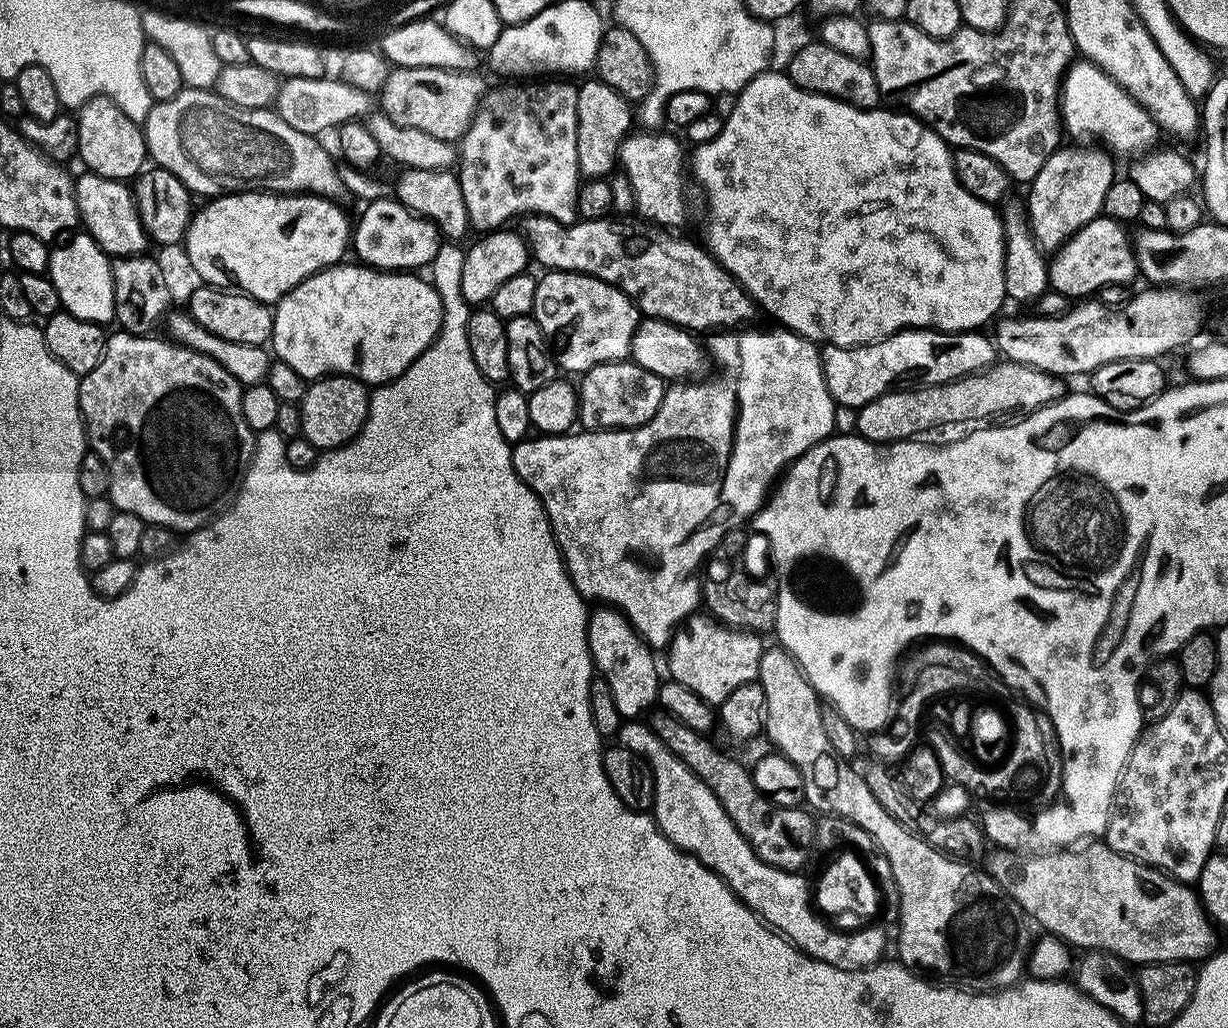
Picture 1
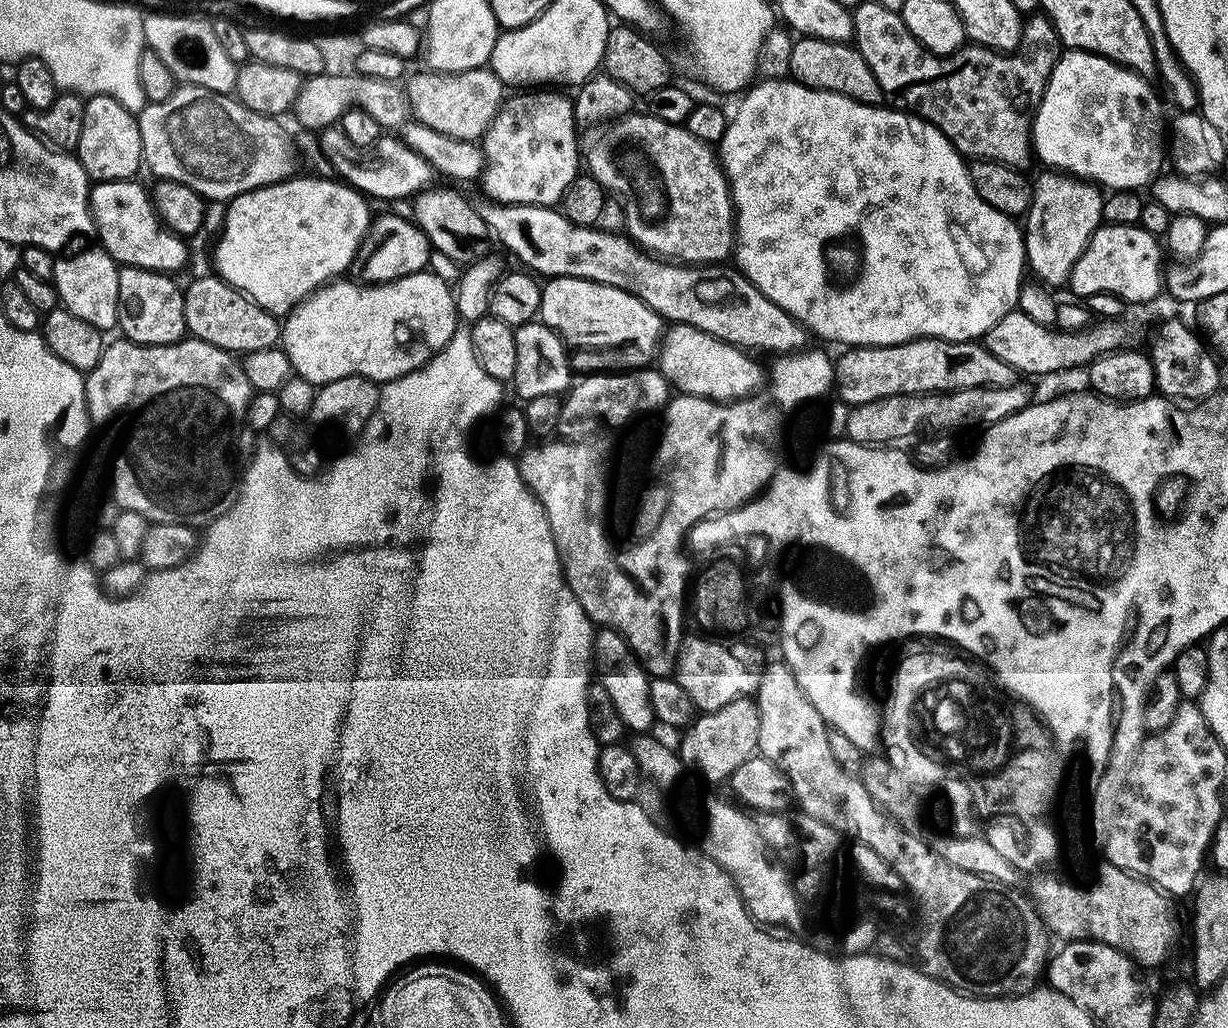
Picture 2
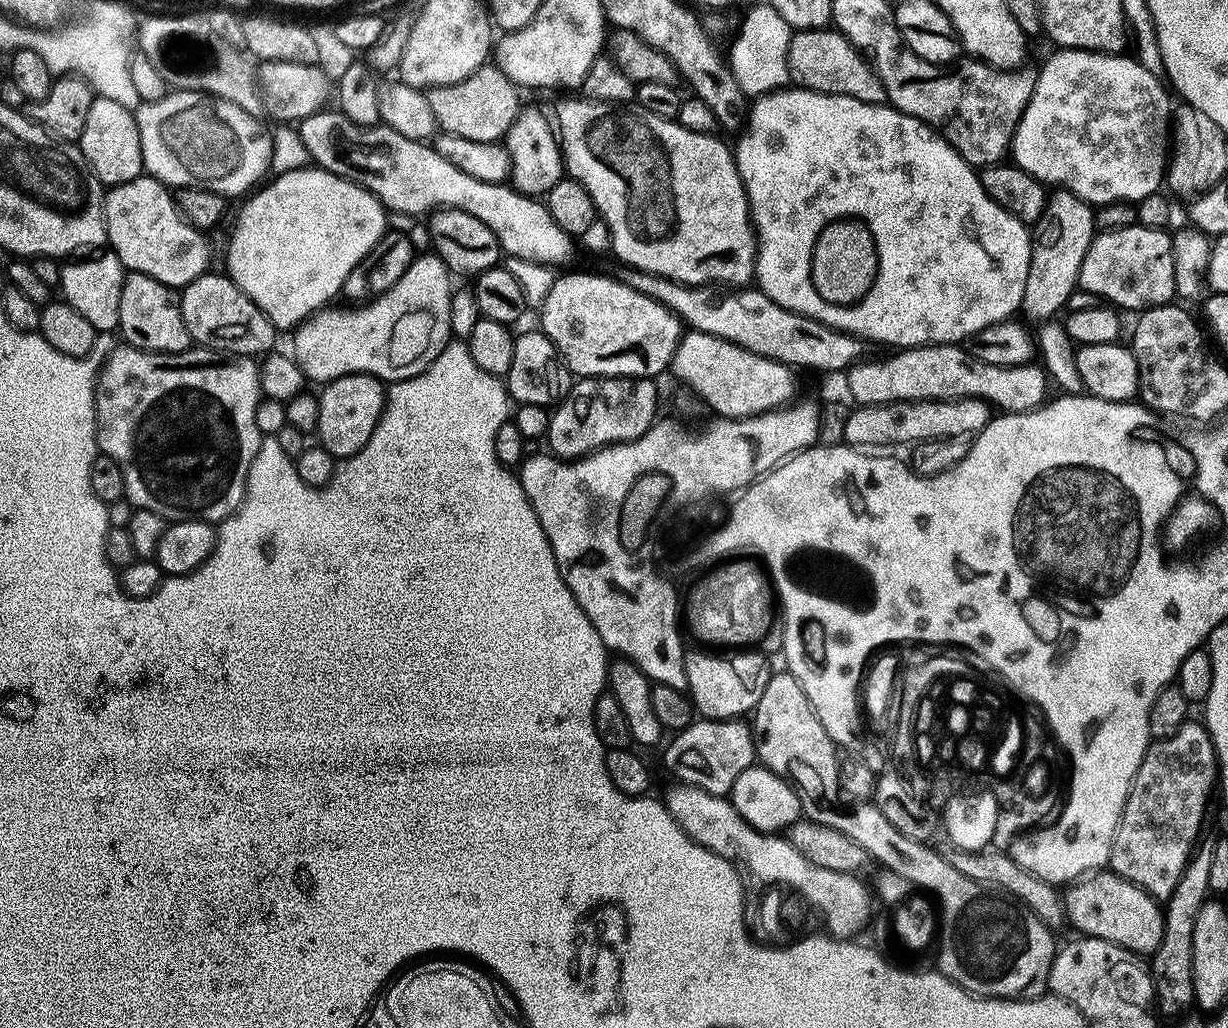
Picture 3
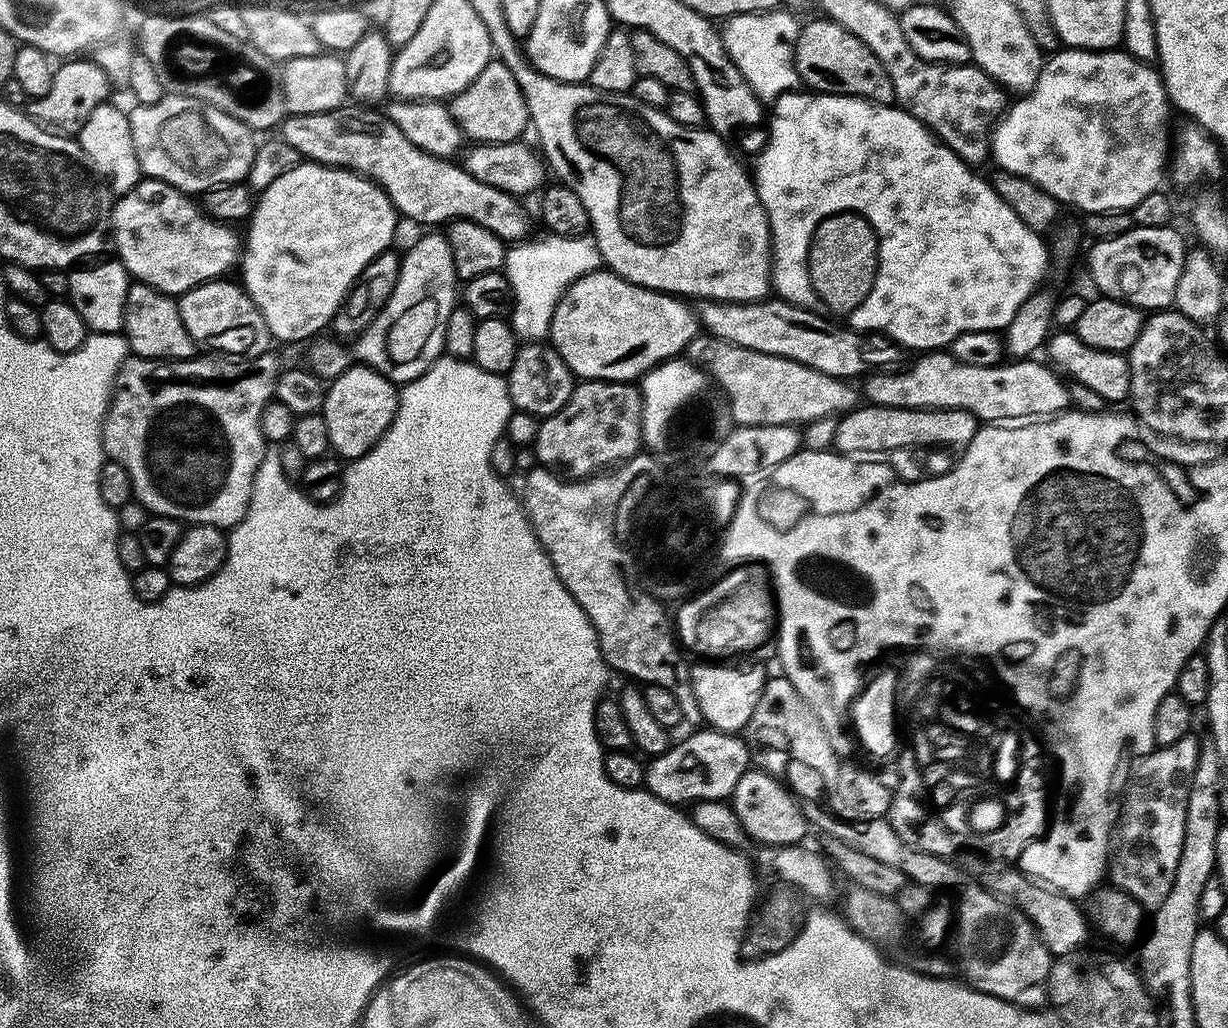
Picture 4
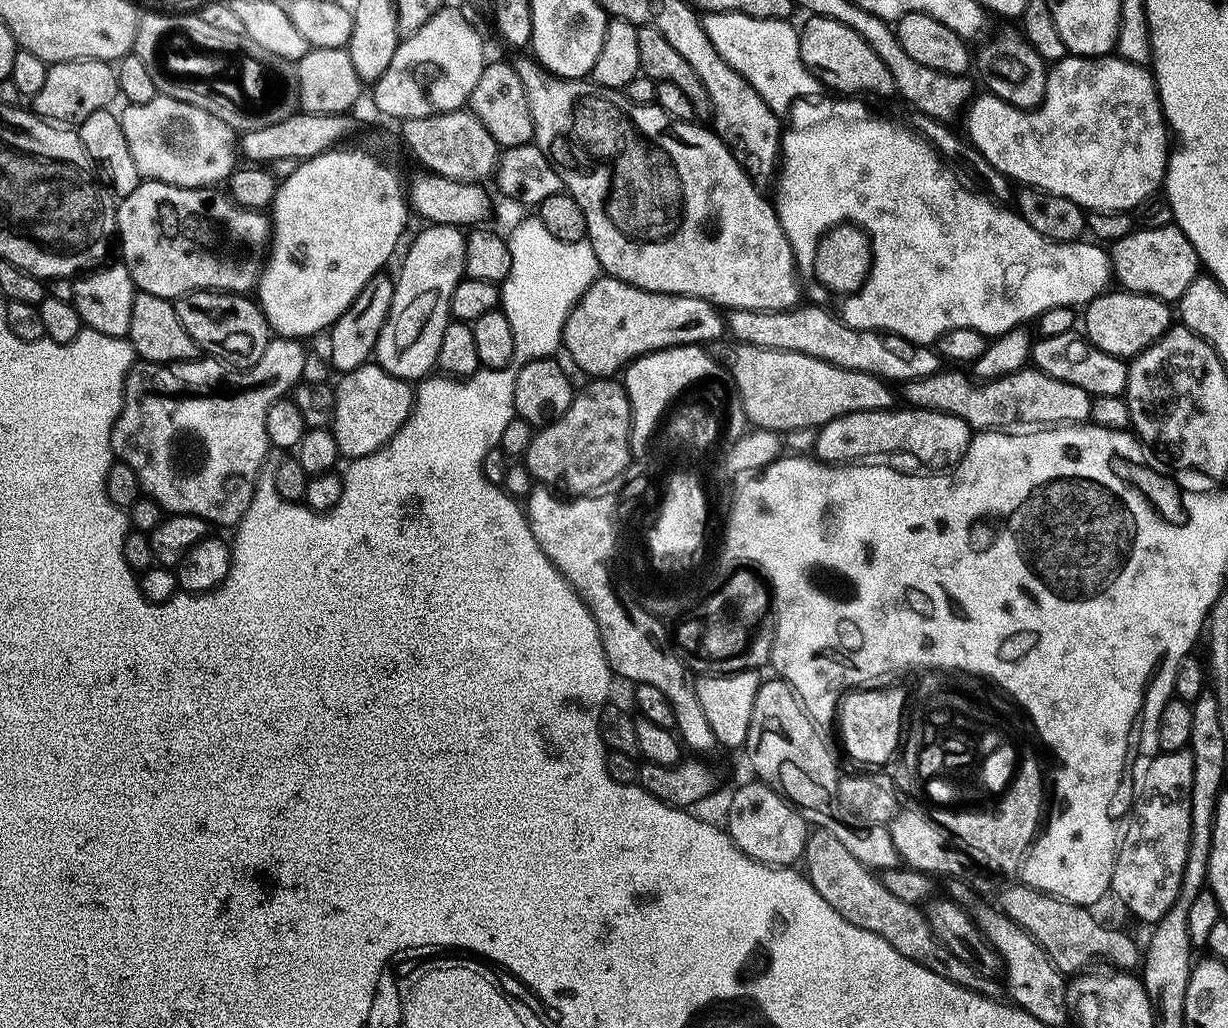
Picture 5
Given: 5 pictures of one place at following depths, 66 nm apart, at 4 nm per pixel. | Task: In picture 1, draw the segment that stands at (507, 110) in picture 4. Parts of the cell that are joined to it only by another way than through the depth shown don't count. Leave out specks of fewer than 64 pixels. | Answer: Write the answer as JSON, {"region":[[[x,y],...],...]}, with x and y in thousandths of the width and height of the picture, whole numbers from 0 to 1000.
{"region":[[[322,66],[317,69],[316,79],[313,81],[312,112],[324,123],[344,126],[344,130],[350,130],[350,134],[374,138],[381,129],[396,92],[394,78],[389,73],[387,69],[367,70],[358,66]]]}

